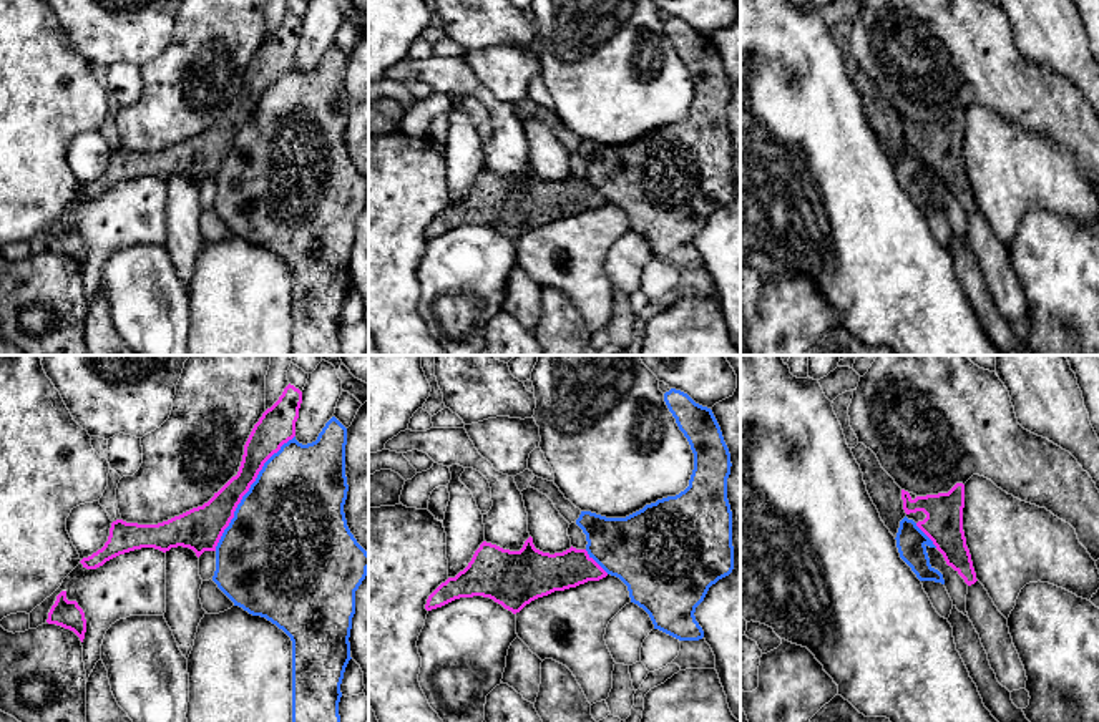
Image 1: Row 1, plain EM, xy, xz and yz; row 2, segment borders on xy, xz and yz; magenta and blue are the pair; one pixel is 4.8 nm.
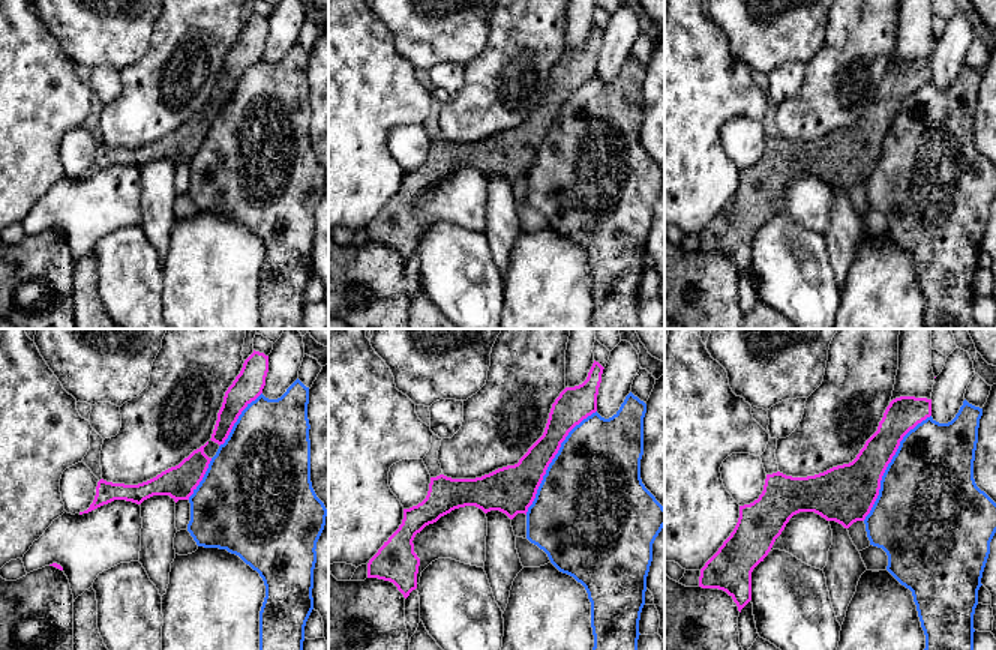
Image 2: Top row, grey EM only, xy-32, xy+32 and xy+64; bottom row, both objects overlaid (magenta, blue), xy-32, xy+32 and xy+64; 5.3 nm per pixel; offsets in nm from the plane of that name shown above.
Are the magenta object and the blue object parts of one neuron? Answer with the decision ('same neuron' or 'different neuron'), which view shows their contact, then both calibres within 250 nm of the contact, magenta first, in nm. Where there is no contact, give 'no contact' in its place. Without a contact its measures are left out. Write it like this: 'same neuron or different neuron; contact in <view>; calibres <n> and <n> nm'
different neuron; contact in xy; calibres 170 and 500 nm

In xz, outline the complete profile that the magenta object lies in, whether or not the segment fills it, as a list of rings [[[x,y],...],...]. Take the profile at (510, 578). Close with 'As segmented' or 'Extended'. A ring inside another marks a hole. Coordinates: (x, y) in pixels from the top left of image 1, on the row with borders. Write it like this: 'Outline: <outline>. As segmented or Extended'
Outline: [[[531,536],[520,551],[483,541],[468,566],[428,596],[425,609],[442,607],[460,598],[483,596],[516,614],[538,598],[606,576],[586,549],[571,546],[550,554],[536,549]]]. As segmented

